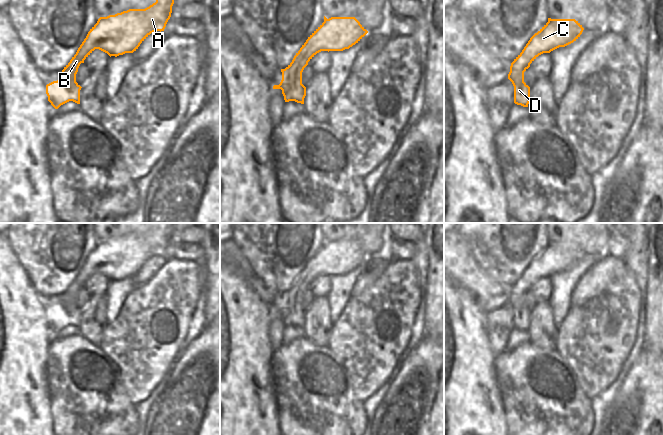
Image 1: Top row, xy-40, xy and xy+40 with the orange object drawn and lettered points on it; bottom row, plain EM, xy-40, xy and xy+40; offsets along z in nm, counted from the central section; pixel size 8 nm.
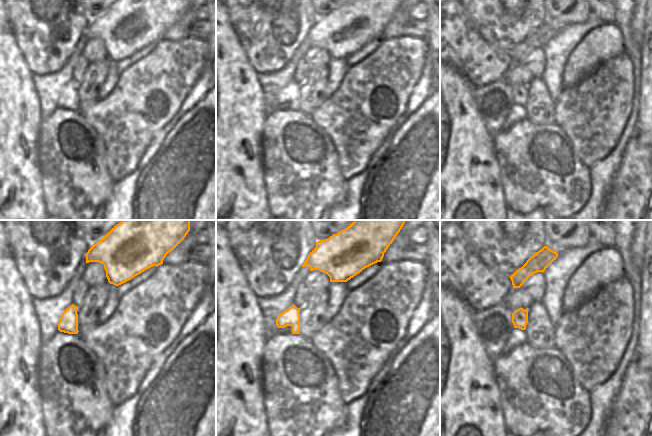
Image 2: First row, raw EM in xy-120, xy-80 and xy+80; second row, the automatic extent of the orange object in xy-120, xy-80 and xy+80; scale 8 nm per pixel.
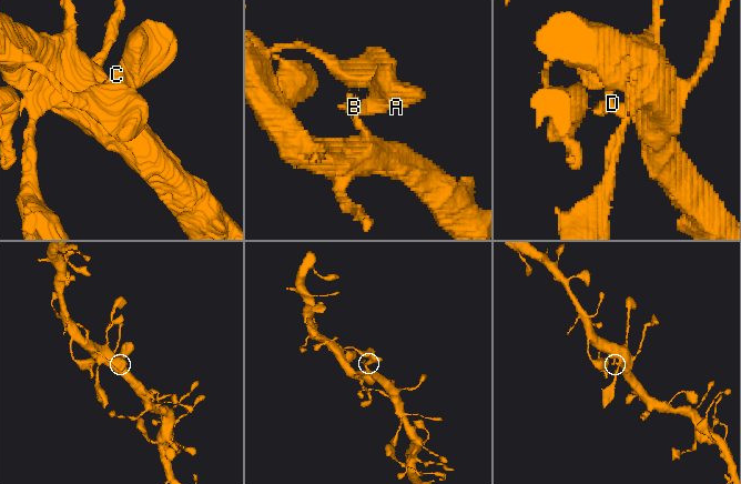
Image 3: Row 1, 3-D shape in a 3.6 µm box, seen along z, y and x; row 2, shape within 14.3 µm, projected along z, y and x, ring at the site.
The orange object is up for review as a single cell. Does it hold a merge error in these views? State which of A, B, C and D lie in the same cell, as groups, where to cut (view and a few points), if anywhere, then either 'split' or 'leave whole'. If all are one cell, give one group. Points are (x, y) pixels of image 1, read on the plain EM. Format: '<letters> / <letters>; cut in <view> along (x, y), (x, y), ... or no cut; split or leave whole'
A B C D; no cut; leave whole

